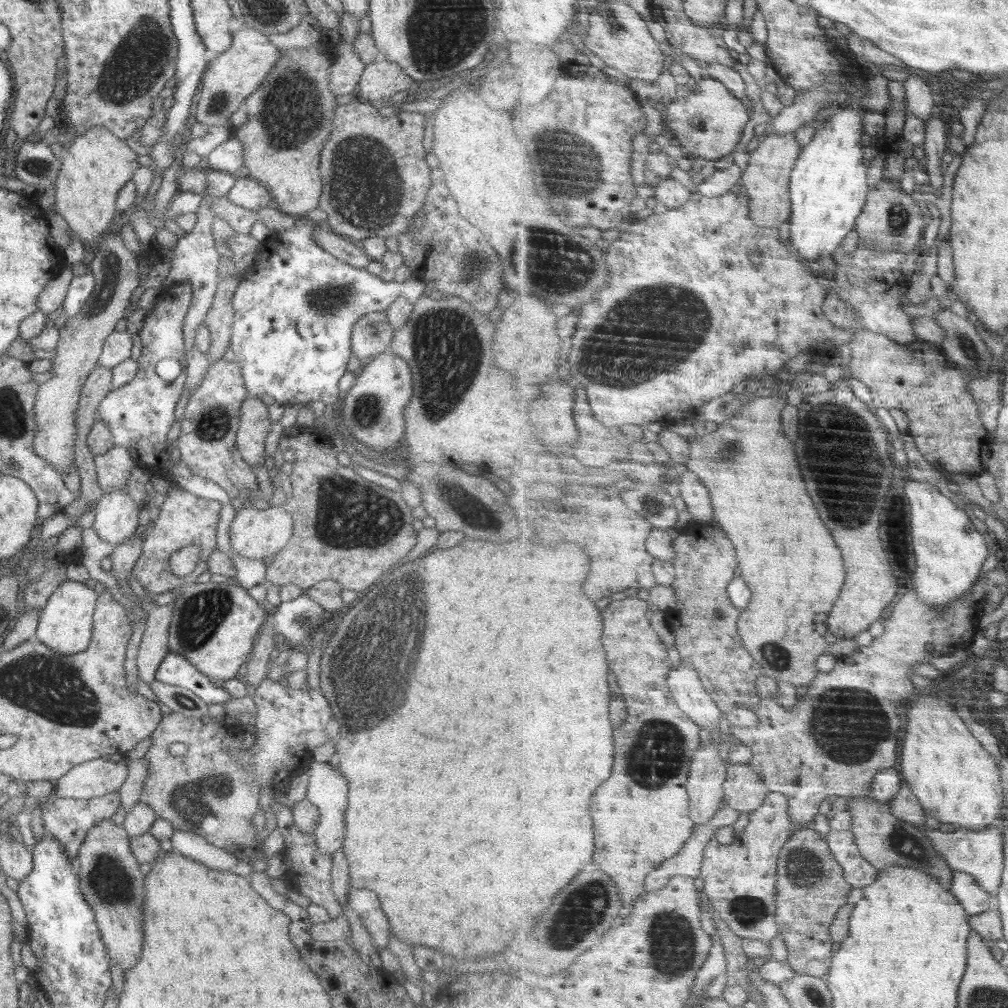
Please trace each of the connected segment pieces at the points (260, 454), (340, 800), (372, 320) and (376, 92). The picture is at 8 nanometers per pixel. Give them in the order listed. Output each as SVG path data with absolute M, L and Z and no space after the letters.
M247 397L241 405L239 429L237 430L237 449L241 457L251 466L264 464L266 447L264 440L271 430L267 405L259 398Z
M333 761L327 763L308 763L305 774L310 778L307 784L306 799L318 808L319 821L314 835L317 847L325 854L332 856L336 850L342 849L345 839L345 811L348 802L348 781L339 770L332 768Z
M371 312L361 316L351 333L351 349L360 360L388 350L394 331L385 312Z
M380 58L365 66L359 80L360 99L388 110L390 98L402 90L411 91L415 82L394 62Z

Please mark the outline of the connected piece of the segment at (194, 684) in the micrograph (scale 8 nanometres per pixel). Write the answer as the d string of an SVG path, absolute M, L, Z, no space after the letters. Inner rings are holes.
M169 651L160 663L155 678L166 684L191 690L206 704L225 706L231 702L231 696L221 683L209 679L195 666L192 666L185 656L177 652Z

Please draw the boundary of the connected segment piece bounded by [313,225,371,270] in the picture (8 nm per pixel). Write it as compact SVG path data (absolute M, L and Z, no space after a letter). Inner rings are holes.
M321 225L313 230L313 239L336 260L344 261L353 268L366 270L371 259L366 255L359 243L344 238L342 235Z

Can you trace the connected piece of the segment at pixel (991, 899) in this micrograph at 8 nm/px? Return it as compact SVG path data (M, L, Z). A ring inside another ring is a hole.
M956 871L952 890L959 896L972 917L997 907L997 898L984 888L984 885L980 885L972 874Z

